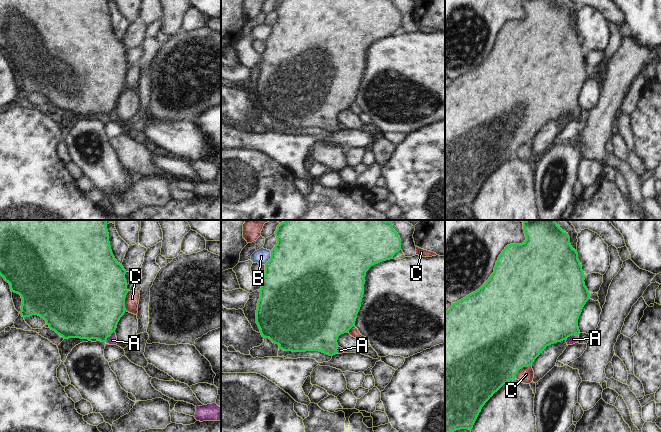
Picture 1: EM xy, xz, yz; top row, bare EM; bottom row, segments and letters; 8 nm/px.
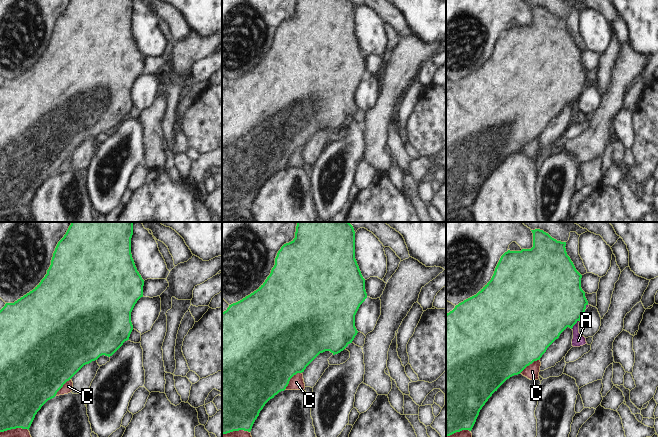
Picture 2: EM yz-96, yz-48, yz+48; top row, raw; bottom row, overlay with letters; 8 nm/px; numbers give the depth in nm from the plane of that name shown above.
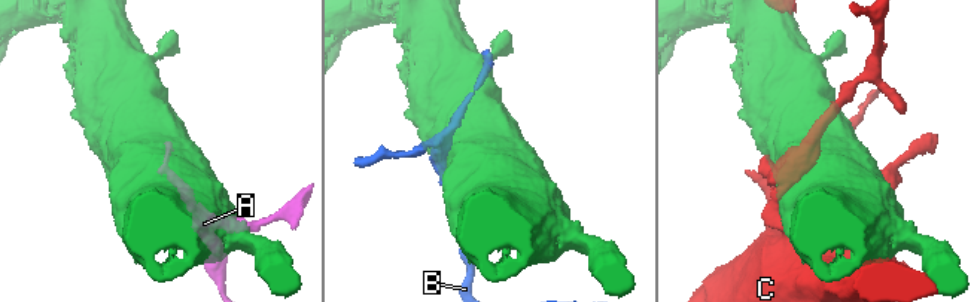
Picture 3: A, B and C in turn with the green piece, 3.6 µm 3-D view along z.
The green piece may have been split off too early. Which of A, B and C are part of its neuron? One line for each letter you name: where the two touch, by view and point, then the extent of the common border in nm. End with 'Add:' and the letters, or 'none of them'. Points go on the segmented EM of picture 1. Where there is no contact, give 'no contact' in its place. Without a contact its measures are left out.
A: contact yz (571, 335); length 120 nm
Add: A

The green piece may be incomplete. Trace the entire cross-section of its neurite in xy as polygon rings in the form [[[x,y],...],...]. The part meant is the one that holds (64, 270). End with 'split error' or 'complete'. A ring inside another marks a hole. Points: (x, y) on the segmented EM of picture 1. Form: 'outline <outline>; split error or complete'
outline [[[0,220],[0,275],[22,298],[22,317],[38,315],[64,339],[97,339],[117,344],[115,330],[124,315],[126,270],[115,259],[105,220]]]; split error

